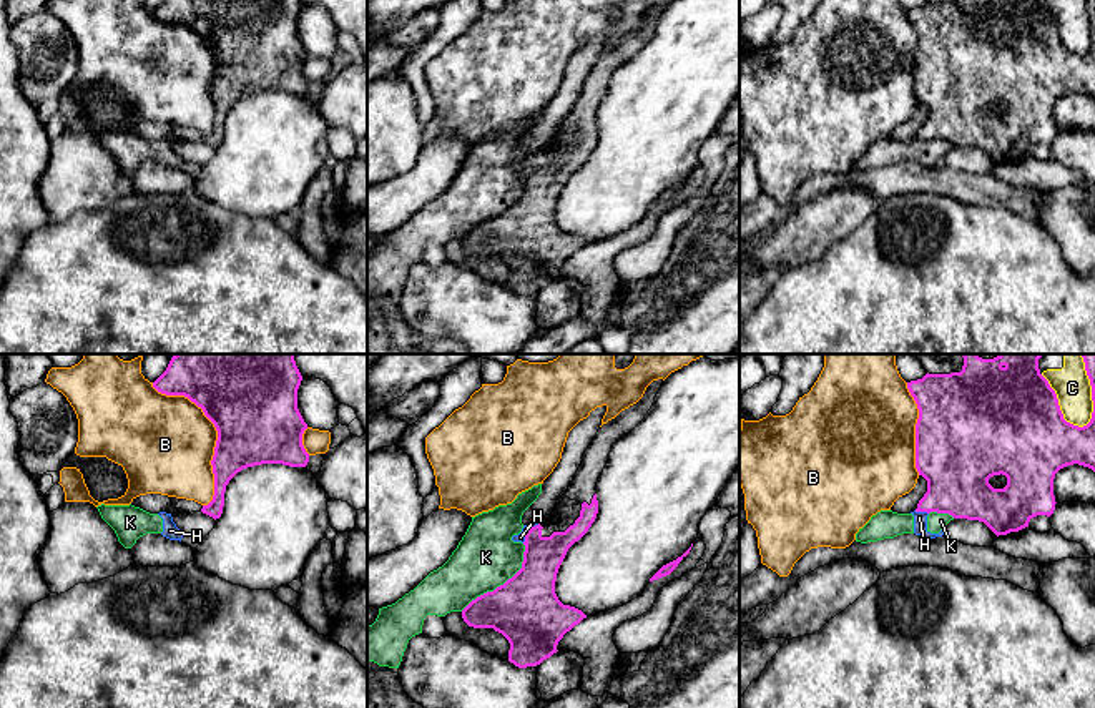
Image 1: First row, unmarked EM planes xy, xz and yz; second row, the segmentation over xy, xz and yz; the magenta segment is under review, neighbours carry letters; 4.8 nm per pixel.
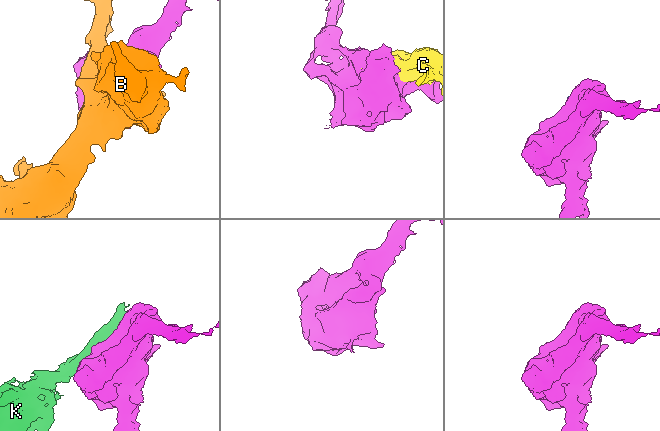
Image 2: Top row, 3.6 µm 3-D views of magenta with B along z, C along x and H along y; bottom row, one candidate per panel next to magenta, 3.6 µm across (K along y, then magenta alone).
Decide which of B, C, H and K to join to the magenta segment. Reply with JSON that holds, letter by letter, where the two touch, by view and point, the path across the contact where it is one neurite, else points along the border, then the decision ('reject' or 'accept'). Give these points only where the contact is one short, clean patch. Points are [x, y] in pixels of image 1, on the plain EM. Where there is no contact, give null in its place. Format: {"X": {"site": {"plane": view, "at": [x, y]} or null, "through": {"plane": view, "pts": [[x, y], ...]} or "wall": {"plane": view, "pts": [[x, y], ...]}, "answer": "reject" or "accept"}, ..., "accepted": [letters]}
{"B": {"site": {"plane": "xy", "at": [218, 60]}, "answer": "reject"}, "C": {"site": {"plane": "yz", "at": [1059, 35]}, "answer": "reject"}, "H": {"site": {"plane": "xz", "at": [527, 160]}, "wall": {"plane": "xz", "pts": [[539, 150], [525, 162], [522, 170]]}, "answer": "reject"}, "K": {"site": {"plane": "xz", "at": [504, 211]}, "answer": "reject"}, "accepted": []}

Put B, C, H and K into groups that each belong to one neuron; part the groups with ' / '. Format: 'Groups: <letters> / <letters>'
Groups: B / C / H K

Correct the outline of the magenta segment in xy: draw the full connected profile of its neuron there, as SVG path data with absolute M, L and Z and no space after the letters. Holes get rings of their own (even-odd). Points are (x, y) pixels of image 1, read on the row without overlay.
M163 0L153 15L166 23L184 23L214 52L218 68L211 88L214 101L214 123L201 140L221 145L224 120L229 108L243 96L263 91L306 95L309 81L302 73L307 57L297 37L301 0Z

